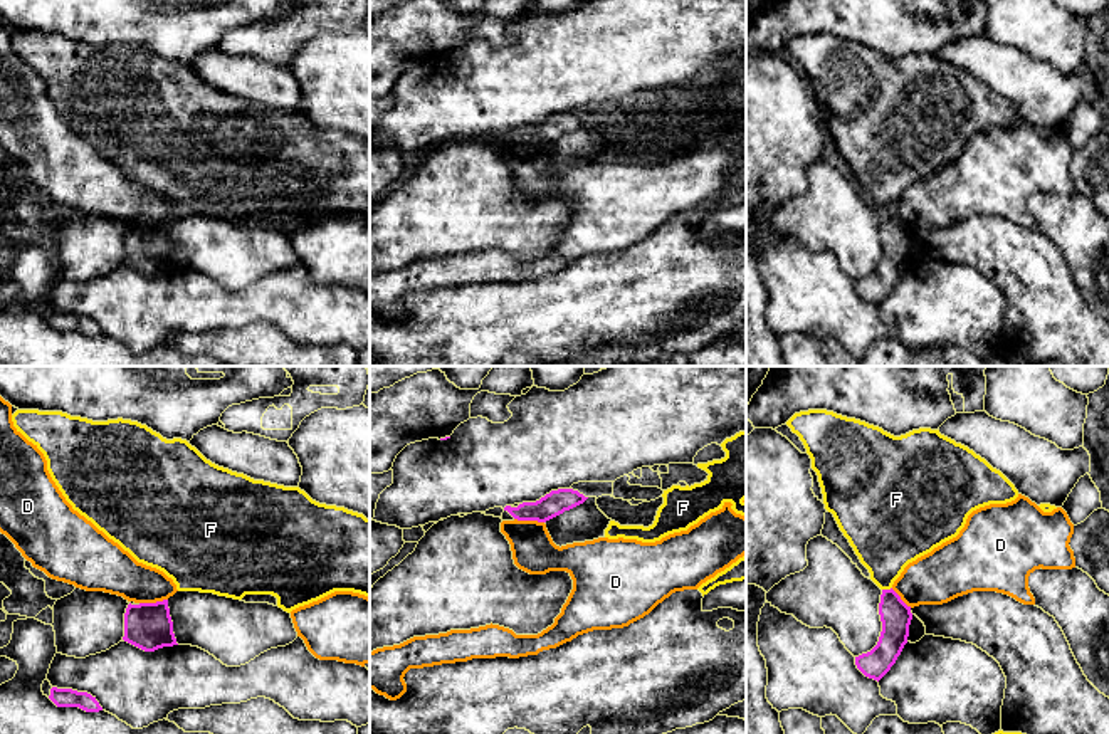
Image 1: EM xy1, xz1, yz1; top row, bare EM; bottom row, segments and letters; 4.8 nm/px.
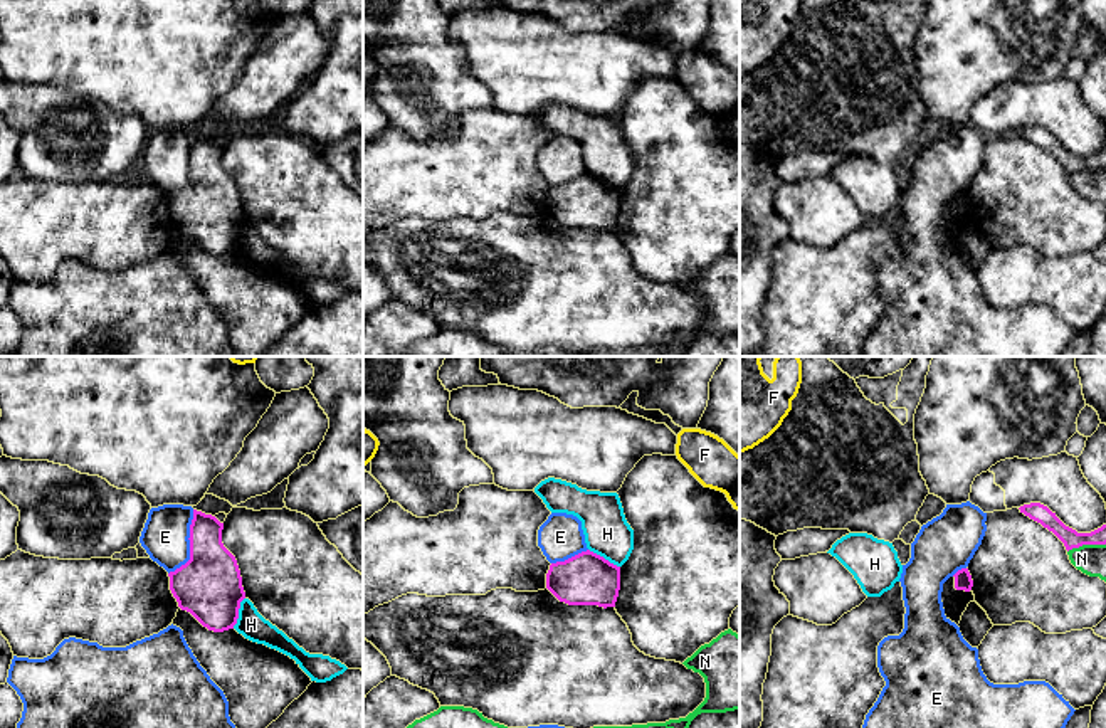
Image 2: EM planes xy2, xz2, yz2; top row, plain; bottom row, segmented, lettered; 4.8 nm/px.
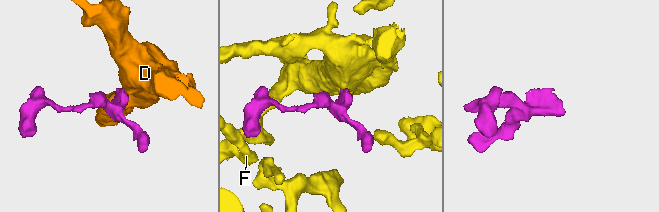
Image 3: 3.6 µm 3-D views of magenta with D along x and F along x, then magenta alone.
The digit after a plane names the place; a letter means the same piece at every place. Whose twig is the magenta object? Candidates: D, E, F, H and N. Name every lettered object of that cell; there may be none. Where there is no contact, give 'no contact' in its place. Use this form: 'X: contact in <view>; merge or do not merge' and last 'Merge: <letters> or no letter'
D: contact in xz1; do not merge
E: contact in xy2; do not merge
F: contact in yz1; merge
H: contact in xz2; do not merge
N: contact in yz2; do not merge
Merge: F

